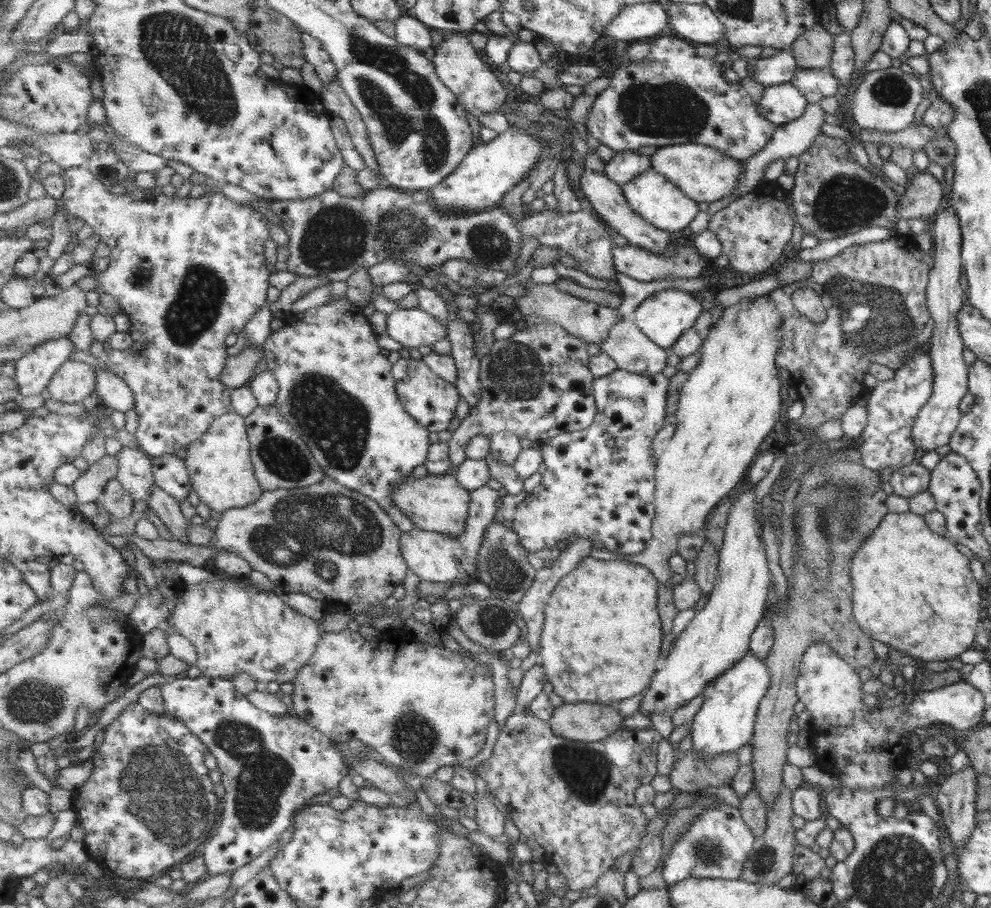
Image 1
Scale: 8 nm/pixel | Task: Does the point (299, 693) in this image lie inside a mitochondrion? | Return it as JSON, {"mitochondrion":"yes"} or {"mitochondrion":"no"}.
{"mitochondrion":"no"}

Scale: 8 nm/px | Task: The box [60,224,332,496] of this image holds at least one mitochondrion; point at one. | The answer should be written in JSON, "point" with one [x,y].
{"point":[191,313]}

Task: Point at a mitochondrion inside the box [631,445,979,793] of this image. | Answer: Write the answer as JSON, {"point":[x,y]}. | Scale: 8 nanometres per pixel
{"point":[845,494]}

